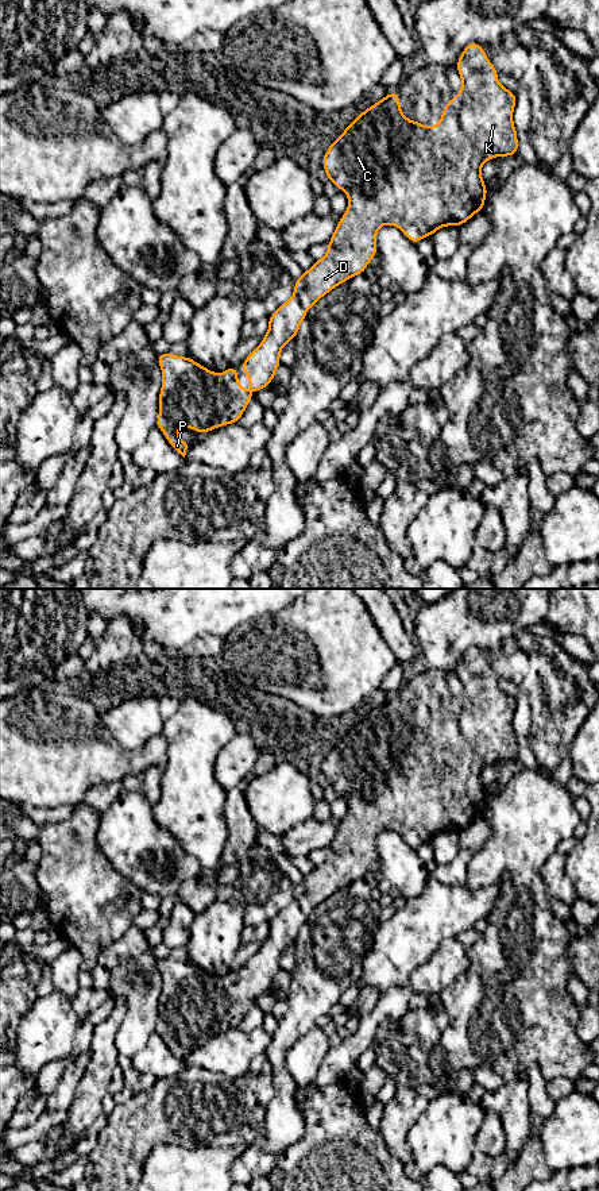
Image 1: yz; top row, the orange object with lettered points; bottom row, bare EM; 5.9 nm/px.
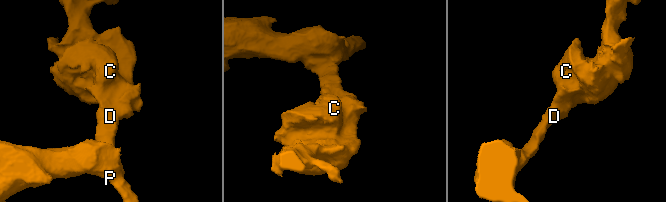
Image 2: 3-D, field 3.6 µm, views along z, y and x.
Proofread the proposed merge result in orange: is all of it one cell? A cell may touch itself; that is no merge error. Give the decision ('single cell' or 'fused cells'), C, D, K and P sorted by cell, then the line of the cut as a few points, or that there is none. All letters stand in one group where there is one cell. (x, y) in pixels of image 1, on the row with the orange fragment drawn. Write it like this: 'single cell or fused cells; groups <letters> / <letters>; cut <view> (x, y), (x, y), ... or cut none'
single cell; groups C D K P; cut none

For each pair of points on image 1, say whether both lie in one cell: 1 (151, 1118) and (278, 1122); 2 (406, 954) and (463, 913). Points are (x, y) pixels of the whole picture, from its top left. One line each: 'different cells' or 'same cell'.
1: different cells
2: same cell

